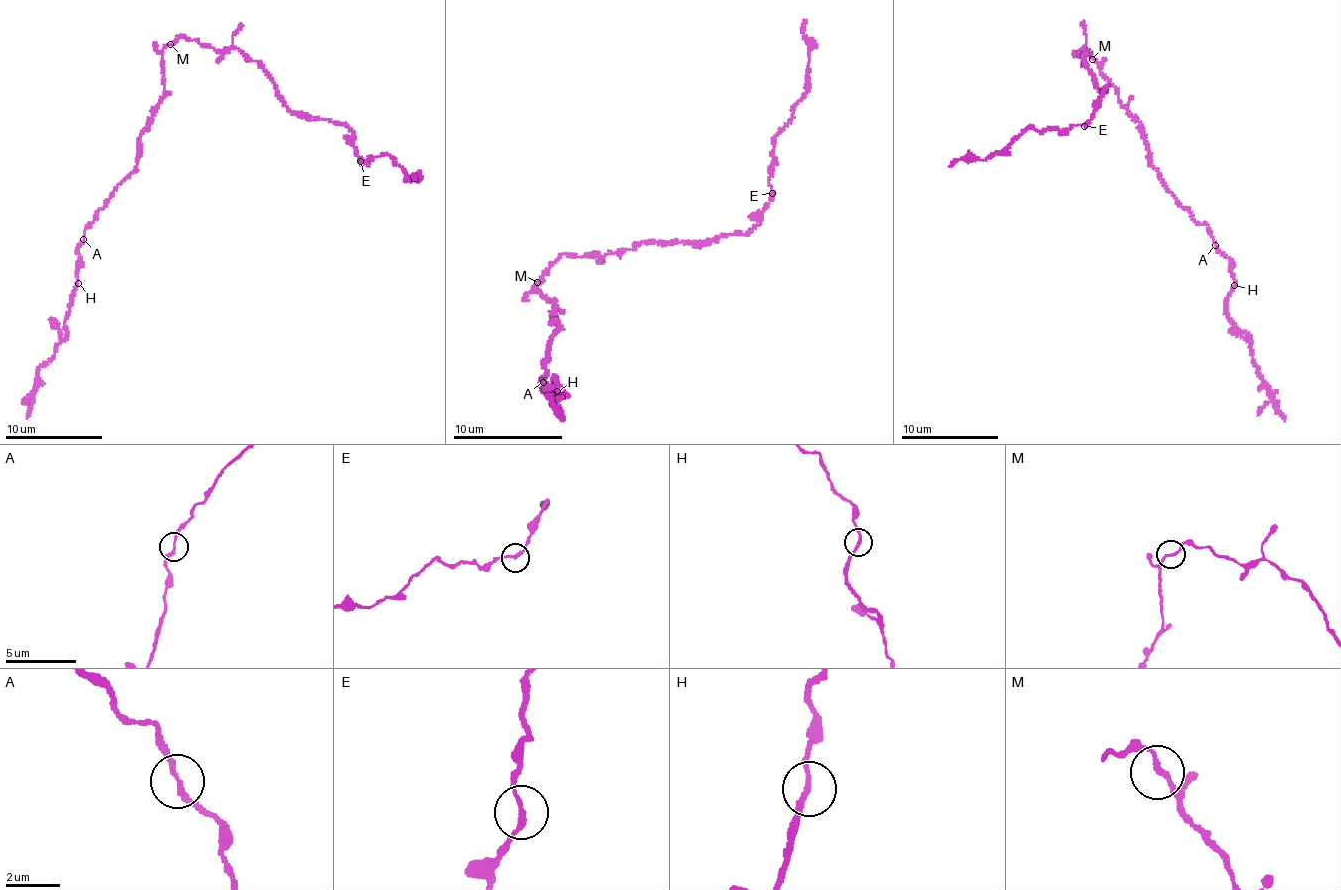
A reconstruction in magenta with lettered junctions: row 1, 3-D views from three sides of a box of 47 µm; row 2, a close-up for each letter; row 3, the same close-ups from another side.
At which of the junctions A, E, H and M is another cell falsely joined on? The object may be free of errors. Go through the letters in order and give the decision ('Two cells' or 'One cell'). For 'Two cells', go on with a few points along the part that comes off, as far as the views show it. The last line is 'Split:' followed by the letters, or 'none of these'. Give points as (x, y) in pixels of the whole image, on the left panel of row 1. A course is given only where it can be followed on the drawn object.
A: One cell
E: One cell
H: One cell
M: One cell
Split: none of these

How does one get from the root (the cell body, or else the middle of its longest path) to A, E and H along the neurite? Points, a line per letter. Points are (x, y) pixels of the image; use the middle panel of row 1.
A: (539, 283), (534, 288), (554, 299), (557, 314), (550, 321), (557, 319), (561, 327), (550, 340), (543, 383)
E: (539, 283), (562, 254), (605, 256), (642, 241), (709, 242), (743, 235), (761, 218), (771, 193)
H: (539, 283), (561, 327), (541, 379), (545, 392), (557, 391)

